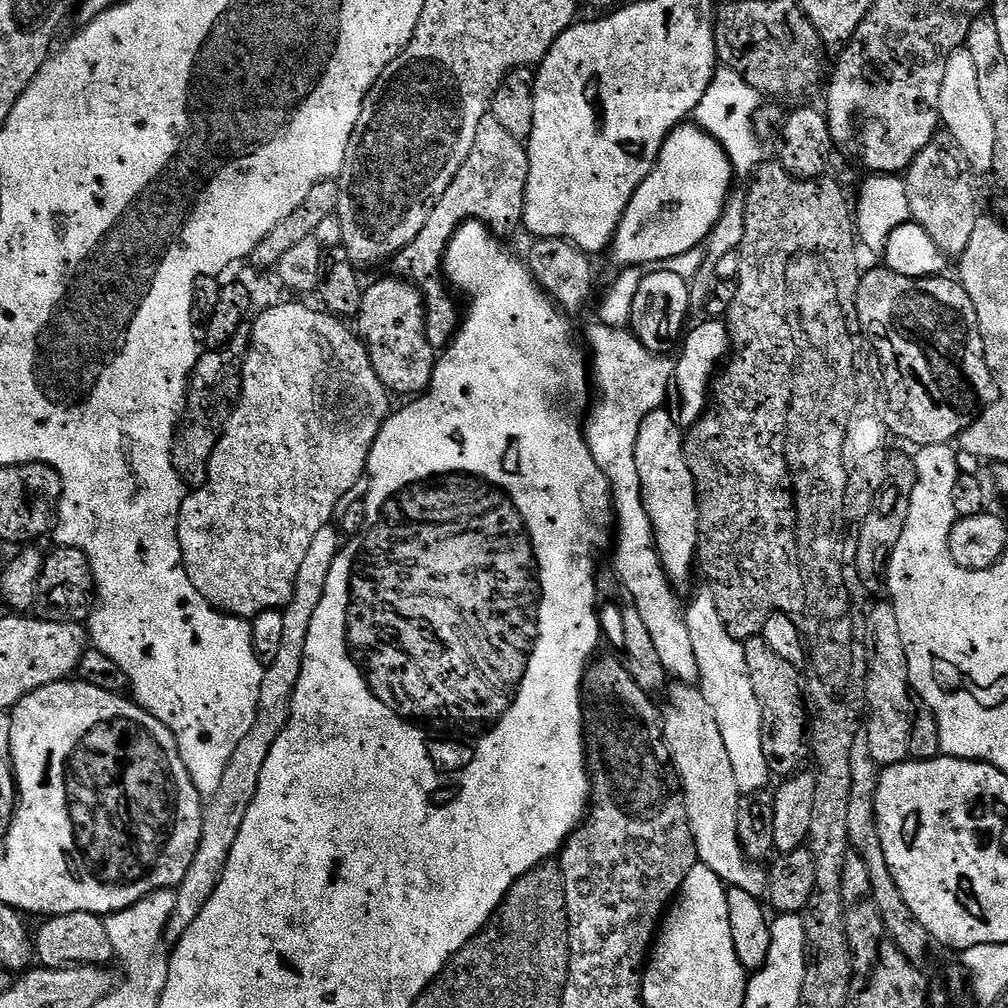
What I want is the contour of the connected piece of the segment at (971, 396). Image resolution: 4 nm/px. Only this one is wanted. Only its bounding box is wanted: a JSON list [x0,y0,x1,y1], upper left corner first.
[855,266,994,448]

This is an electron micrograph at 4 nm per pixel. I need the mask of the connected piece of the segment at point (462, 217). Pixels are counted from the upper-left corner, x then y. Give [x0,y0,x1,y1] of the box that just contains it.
[390,114,529,348]

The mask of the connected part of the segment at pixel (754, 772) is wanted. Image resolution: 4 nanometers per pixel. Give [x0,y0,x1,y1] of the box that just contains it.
[683,582,767,778]

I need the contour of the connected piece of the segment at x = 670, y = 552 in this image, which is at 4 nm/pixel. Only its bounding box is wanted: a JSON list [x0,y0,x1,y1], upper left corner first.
[634,407,700,590]

